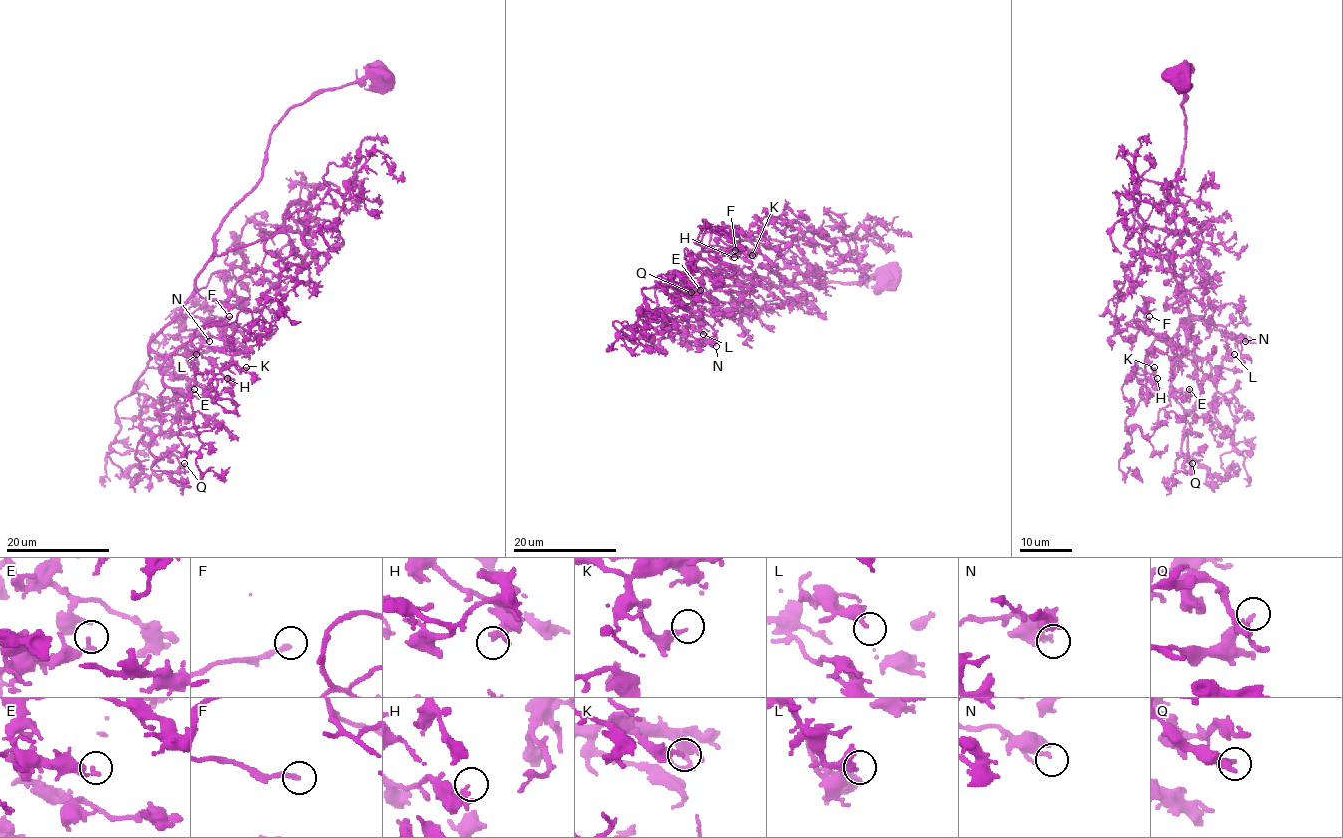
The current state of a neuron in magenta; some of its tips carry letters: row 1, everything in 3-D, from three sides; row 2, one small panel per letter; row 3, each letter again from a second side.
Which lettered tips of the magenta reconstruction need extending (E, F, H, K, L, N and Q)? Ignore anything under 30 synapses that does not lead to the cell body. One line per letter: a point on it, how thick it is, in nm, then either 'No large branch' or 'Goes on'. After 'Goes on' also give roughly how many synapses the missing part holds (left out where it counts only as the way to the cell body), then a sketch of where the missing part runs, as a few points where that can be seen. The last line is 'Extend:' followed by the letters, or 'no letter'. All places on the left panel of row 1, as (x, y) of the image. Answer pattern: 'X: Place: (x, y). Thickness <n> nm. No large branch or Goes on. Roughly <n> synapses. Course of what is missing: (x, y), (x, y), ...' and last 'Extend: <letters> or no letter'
E: Place: (194, 389). Thickness 180 nm. No large branch
F: Place: (229, 316). Thickness 200 nm. Goes on. Roughly 60 synapses. Course of what is missing: (229, 316), (261, 320), (275, 320), (281, 316)
H: Place: (227, 378). Thickness 240 nm. No large branch
K: Place: (246, 367). Thickness 280 nm. No large branch
L: Place: (196, 354). Thickness 340 nm. No large branch
N: Place: (209, 341). Thickness 300 nm. No large branch
Q: Place: (184, 463). Thickness 150 nm. No large branch
Extend: F

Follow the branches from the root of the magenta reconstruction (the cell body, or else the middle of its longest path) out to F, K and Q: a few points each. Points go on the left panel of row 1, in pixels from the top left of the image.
F: (382, 77), (316, 90), (279, 121), (260, 182), (149, 346), (169, 355), (229, 316)
K: (382, 77), (316, 90), (279, 121), (260, 182), (149, 345), (169, 355), (190, 340), (246, 367)
Q: (382, 77), (316, 90), (288, 111), (194, 294), (151, 341), (165, 358), (151, 468), (184, 463)

